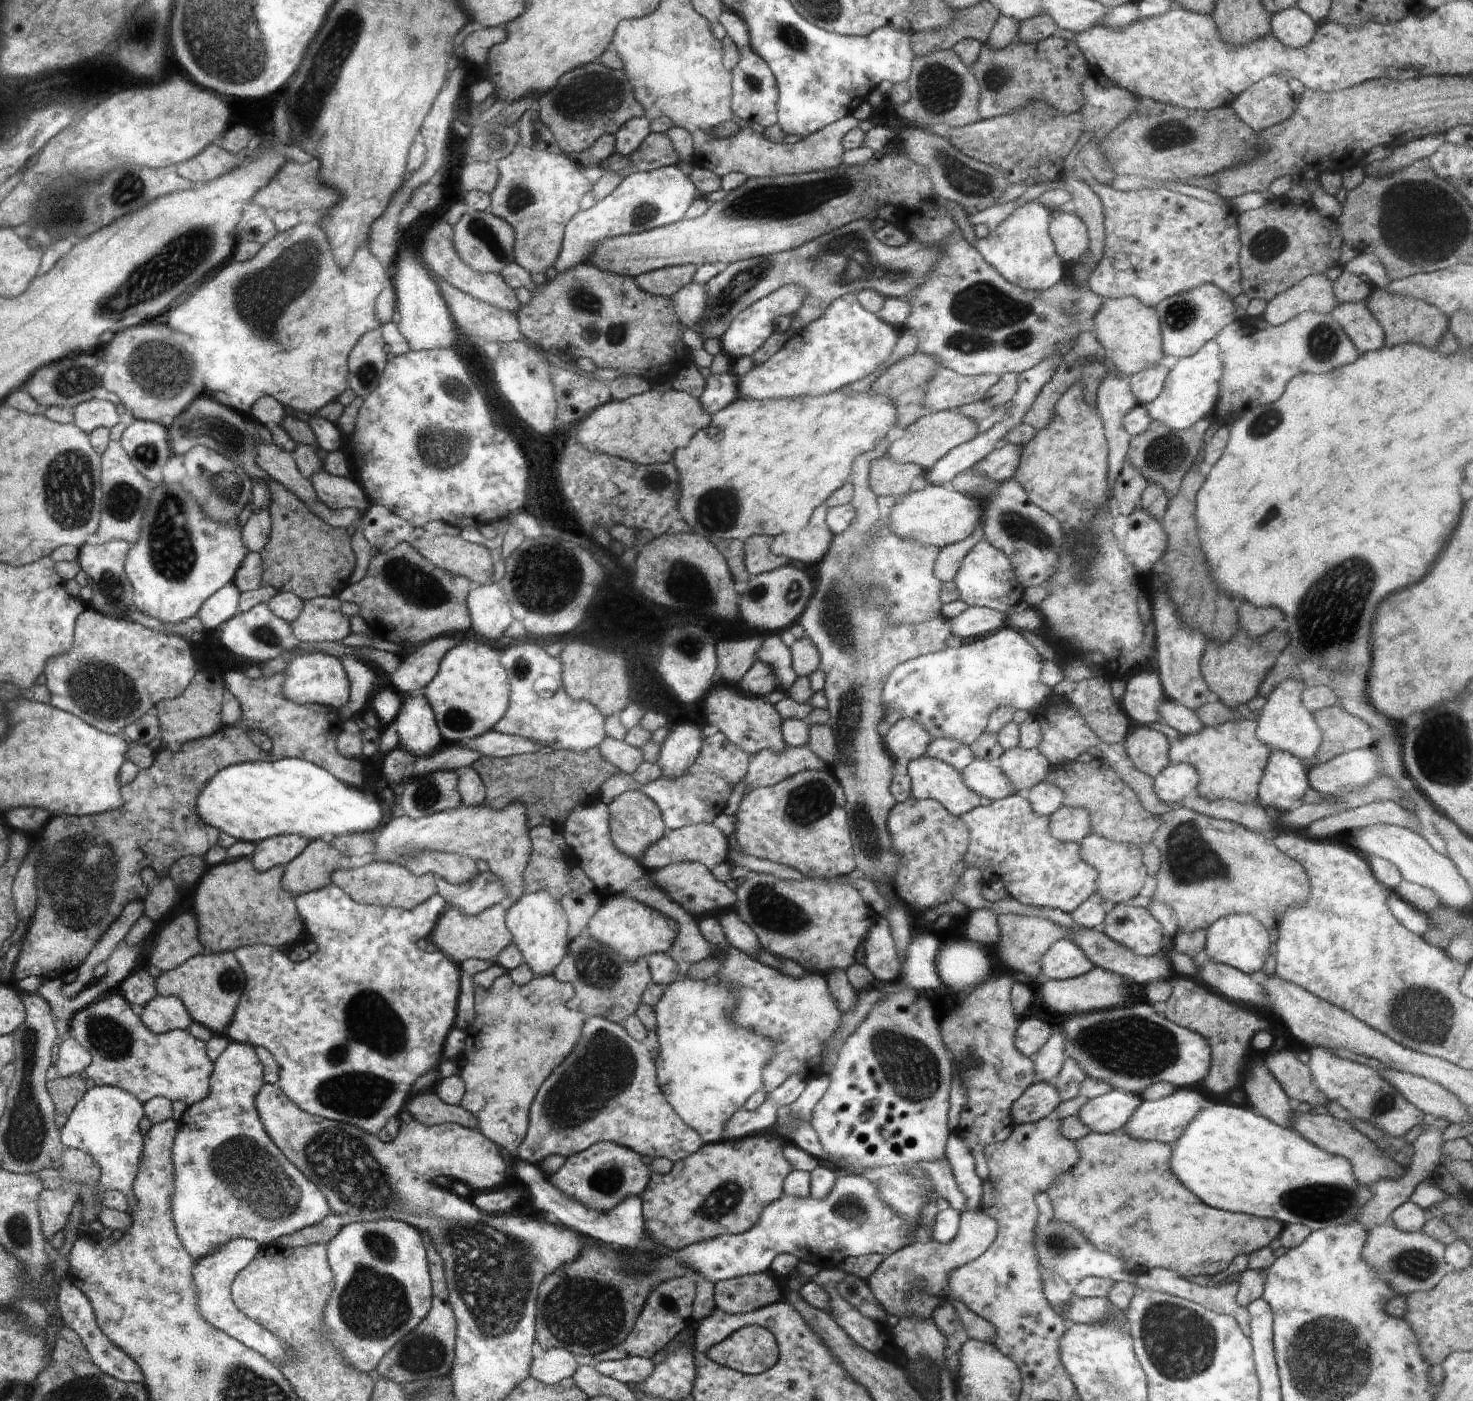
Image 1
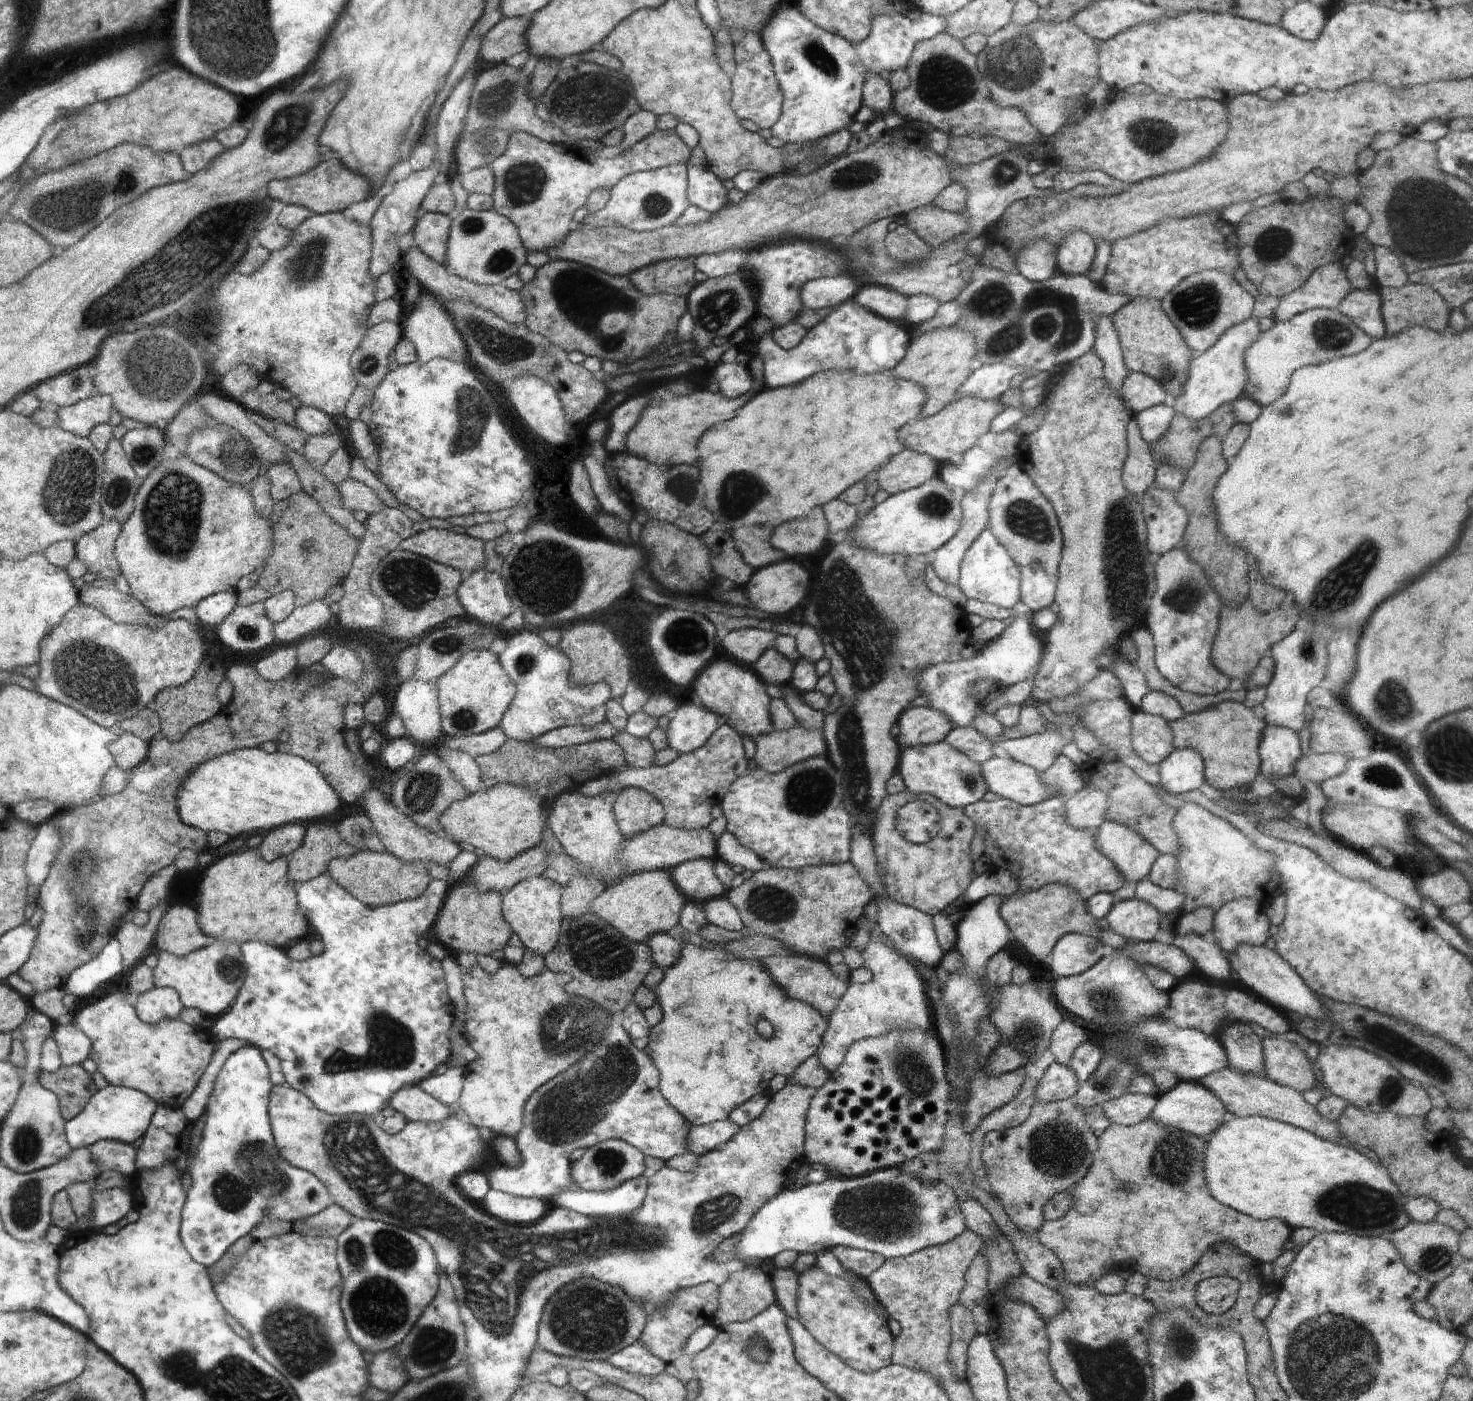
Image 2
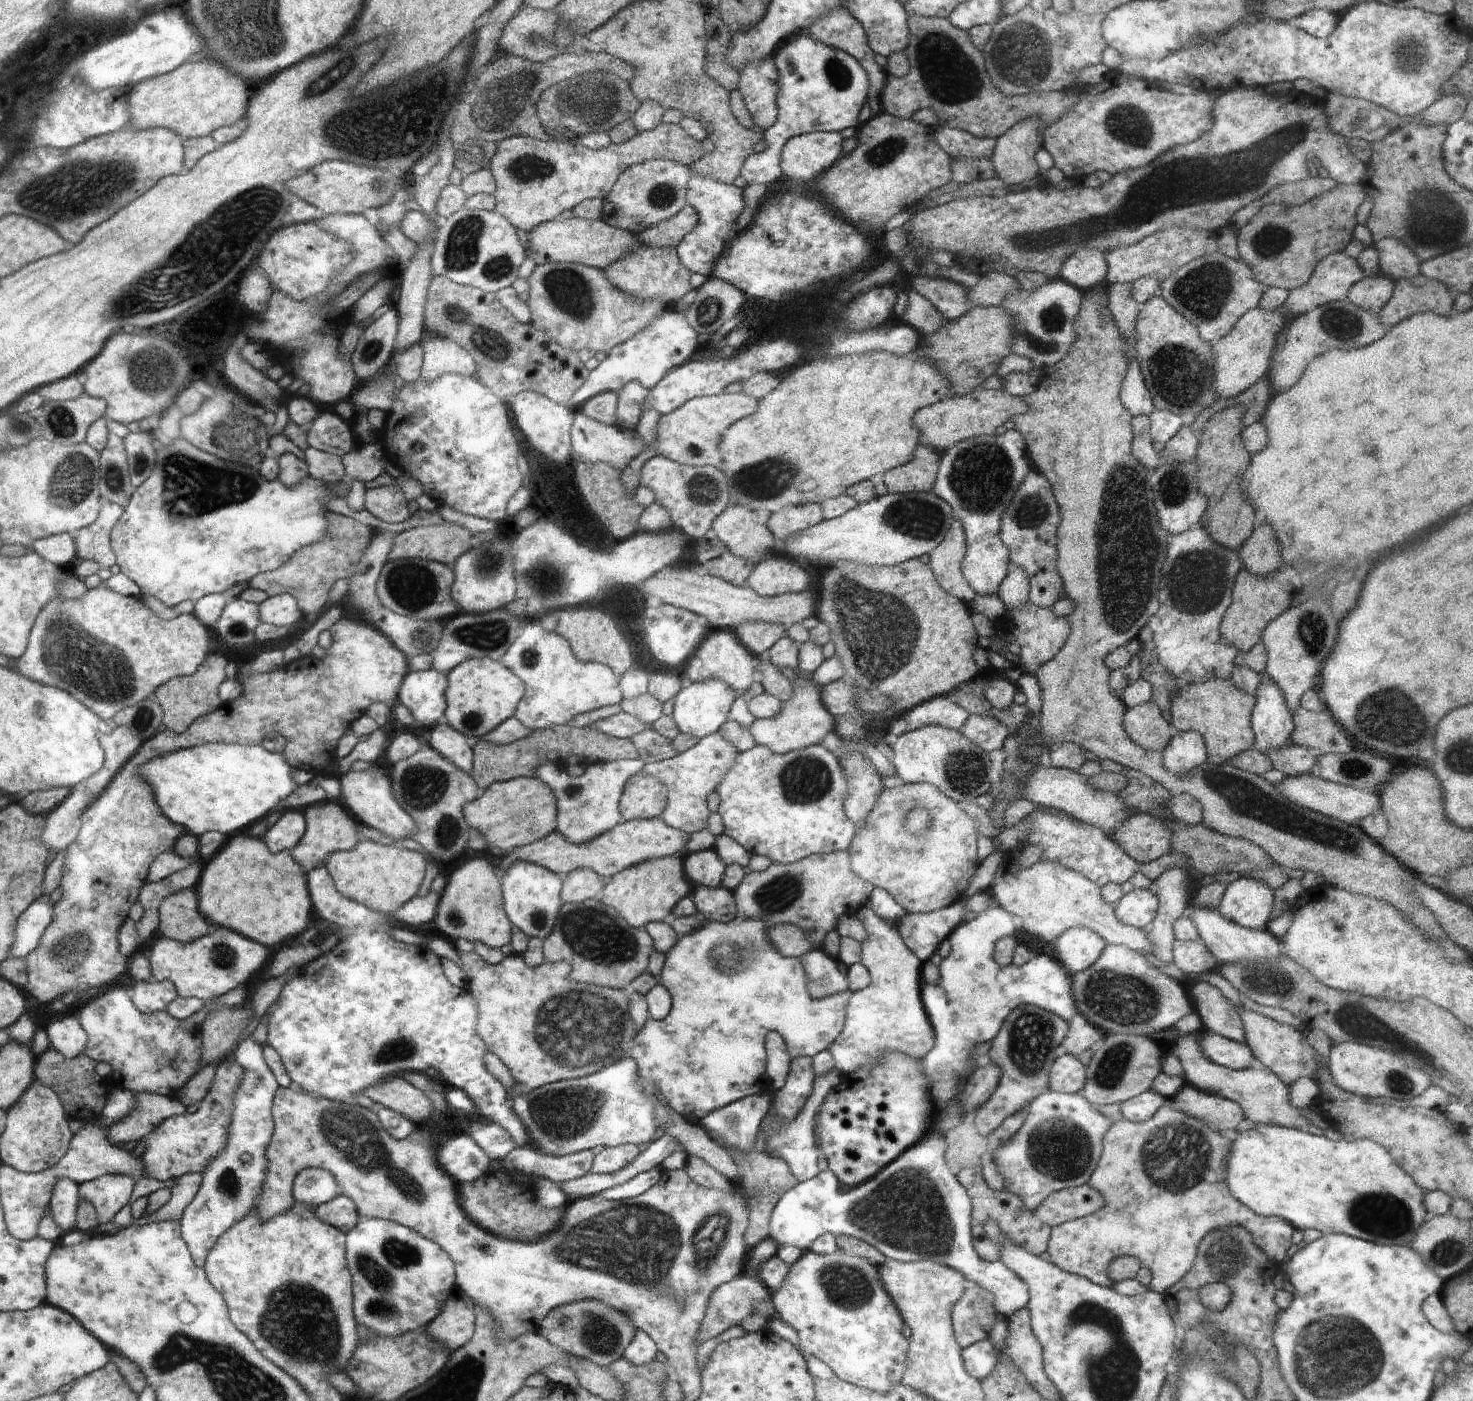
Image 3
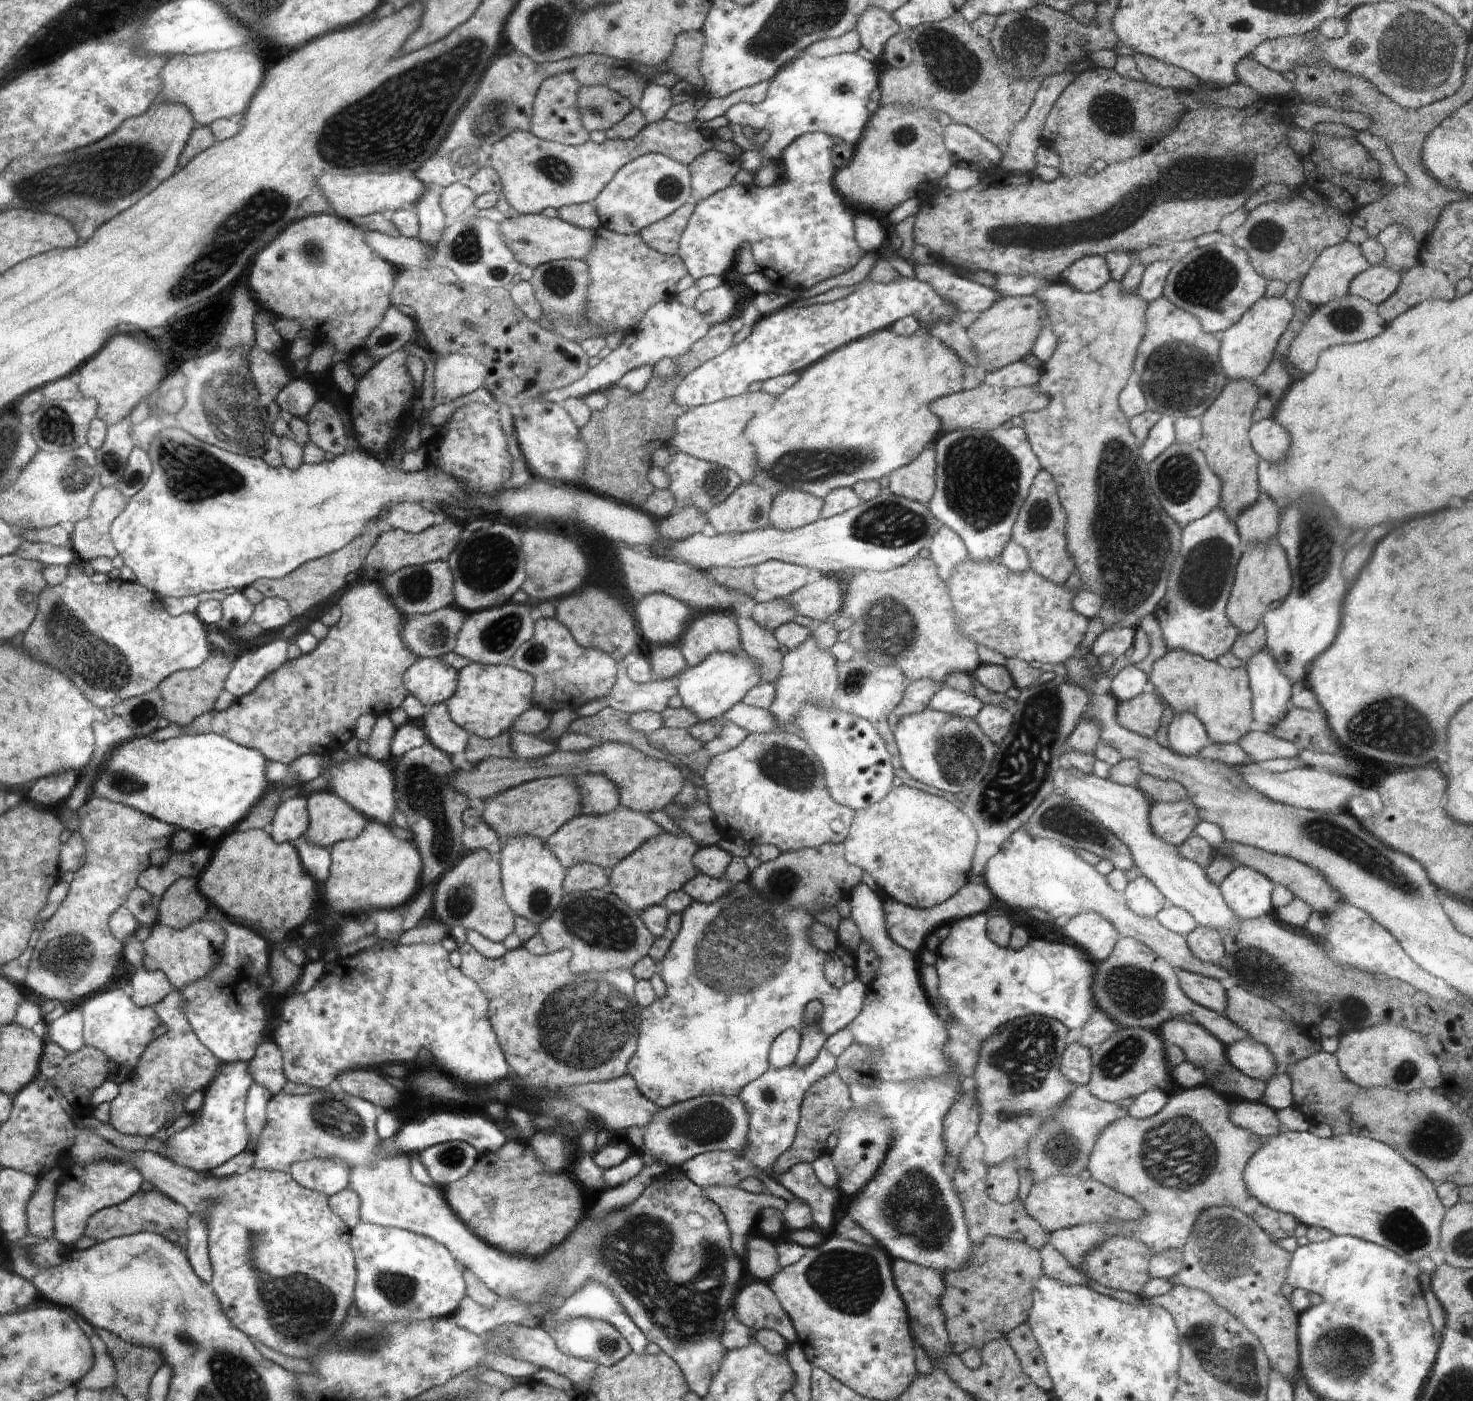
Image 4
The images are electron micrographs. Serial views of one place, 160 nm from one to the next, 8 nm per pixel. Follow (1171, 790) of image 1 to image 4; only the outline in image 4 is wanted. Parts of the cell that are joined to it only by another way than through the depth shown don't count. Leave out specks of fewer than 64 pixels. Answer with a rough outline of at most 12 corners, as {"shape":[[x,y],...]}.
{"shape":[[1174,713],[1167,729],[1169,749],[1197,756],[1210,742],[1196,714]]}

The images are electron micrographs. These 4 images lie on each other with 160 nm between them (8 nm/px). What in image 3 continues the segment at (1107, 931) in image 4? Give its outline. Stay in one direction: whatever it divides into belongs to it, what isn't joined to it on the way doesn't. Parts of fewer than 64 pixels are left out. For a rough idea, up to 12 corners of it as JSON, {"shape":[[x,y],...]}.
{"shape":[[1086,927],[1057,936],[1056,960],[1068,974],[1086,970],[1107,942]]}

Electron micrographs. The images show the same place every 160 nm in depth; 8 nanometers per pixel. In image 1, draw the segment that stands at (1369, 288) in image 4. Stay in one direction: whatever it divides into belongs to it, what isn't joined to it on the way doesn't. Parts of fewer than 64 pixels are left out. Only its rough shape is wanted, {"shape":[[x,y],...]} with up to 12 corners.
{"shape":[[1366,302],[1330,313],[1358,352],[1380,350],[1383,328]]}

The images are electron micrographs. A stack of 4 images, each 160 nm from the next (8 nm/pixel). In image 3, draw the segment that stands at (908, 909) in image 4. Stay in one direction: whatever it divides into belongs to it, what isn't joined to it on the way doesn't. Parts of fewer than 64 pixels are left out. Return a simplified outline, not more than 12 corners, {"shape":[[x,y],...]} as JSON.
{"shape":[[962,902],[906,913],[897,930],[921,962],[965,920]]}

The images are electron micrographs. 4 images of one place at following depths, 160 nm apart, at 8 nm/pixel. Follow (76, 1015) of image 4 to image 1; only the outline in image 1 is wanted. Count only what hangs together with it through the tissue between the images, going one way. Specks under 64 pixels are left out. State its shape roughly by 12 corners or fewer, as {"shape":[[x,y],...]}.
{"shape":[[72,1036],[56,1051],[60,1077],[84,1073],[90,1064],[88,1050]]}

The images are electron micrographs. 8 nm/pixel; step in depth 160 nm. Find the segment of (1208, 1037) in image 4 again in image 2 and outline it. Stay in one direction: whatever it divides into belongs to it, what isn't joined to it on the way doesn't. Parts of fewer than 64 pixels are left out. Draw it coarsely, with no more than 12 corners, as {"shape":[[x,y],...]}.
{"shape":[[1228,1066],[1200,1082],[1236,1117],[1261,1116],[1332,1142],[1301,1093]]}

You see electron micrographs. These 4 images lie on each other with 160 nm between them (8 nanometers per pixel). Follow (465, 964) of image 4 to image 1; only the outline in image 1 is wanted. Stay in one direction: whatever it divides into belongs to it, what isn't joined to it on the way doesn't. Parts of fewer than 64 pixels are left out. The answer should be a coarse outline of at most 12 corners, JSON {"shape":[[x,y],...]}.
{"shape":[[554,974],[476,986],[458,1105],[513,1158],[586,1015]]}

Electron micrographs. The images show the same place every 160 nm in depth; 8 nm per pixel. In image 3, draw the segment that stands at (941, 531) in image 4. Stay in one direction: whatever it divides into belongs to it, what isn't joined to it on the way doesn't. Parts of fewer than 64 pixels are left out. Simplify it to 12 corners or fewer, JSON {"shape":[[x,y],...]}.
{"shape":[[952,520],[929,552],[936,582],[961,601],[975,600],[962,574],[966,539]]}

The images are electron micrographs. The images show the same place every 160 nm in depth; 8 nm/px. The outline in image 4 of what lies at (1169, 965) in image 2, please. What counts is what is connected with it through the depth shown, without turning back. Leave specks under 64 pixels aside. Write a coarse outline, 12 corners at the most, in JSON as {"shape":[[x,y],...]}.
{"shape":[[1198,926],[1185,936],[1193,957],[1219,965],[1222,933]]}

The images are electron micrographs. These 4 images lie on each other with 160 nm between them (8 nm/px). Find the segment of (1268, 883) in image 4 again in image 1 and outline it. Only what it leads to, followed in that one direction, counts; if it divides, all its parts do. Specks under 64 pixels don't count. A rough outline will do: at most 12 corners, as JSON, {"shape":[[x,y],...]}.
{"shape":[[1231,914],[1206,930],[1203,954],[1256,976],[1270,955],[1270,931]]}

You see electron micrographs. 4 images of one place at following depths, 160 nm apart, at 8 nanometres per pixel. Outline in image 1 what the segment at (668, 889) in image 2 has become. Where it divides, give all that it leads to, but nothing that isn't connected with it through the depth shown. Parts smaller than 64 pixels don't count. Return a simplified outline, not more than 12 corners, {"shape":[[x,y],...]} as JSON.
{"shape":[[608,896],[587,930],[630,962],[666,952],[677,922]]}

